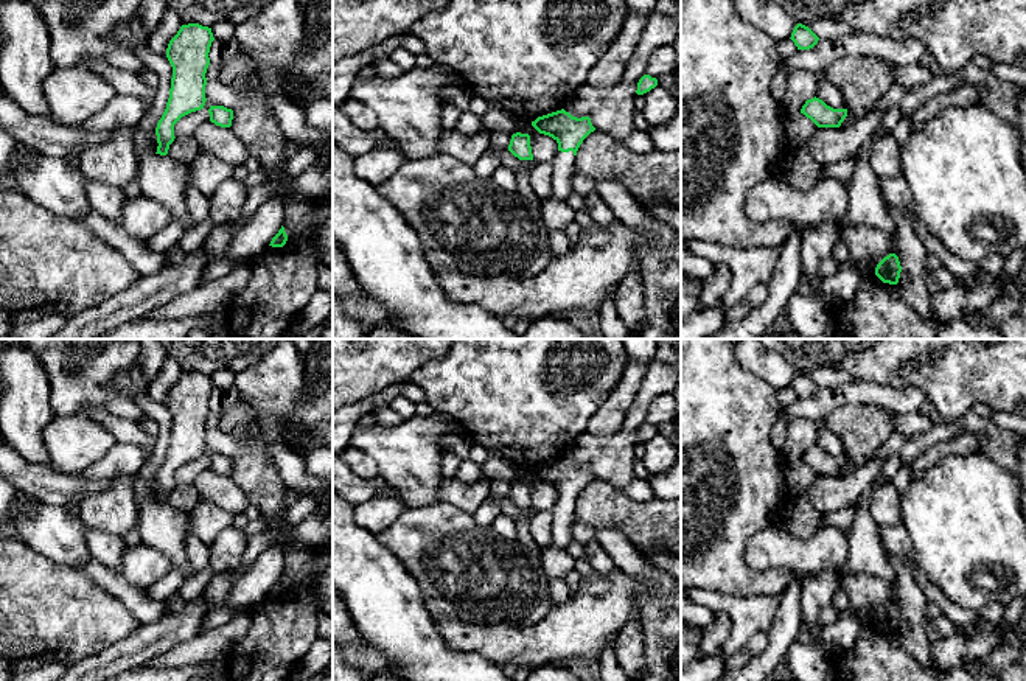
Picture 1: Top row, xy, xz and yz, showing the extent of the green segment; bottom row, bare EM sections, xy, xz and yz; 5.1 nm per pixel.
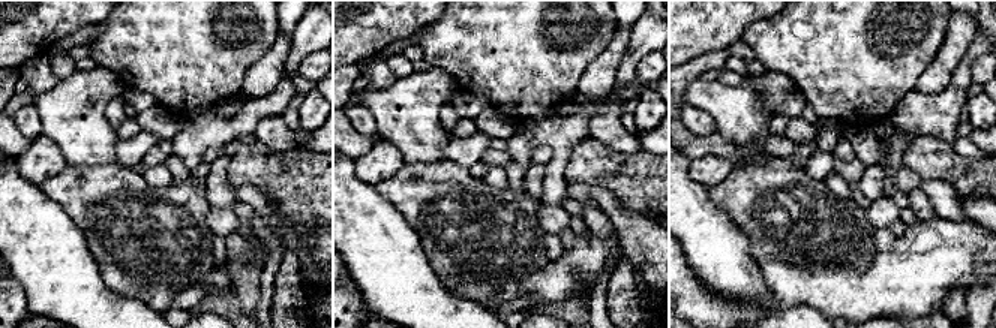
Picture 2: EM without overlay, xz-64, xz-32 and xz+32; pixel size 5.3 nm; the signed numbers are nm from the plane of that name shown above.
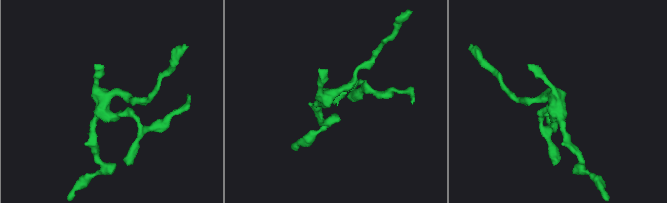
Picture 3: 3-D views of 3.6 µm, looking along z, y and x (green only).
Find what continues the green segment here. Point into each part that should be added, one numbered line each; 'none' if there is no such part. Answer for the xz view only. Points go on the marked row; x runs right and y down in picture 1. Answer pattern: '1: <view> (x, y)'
1: xz (563, 165)

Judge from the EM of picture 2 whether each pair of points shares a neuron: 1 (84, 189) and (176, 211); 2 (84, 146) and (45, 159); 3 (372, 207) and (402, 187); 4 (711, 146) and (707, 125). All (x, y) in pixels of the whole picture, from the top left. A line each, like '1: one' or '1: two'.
1: one
2: two
3: two
4: two

